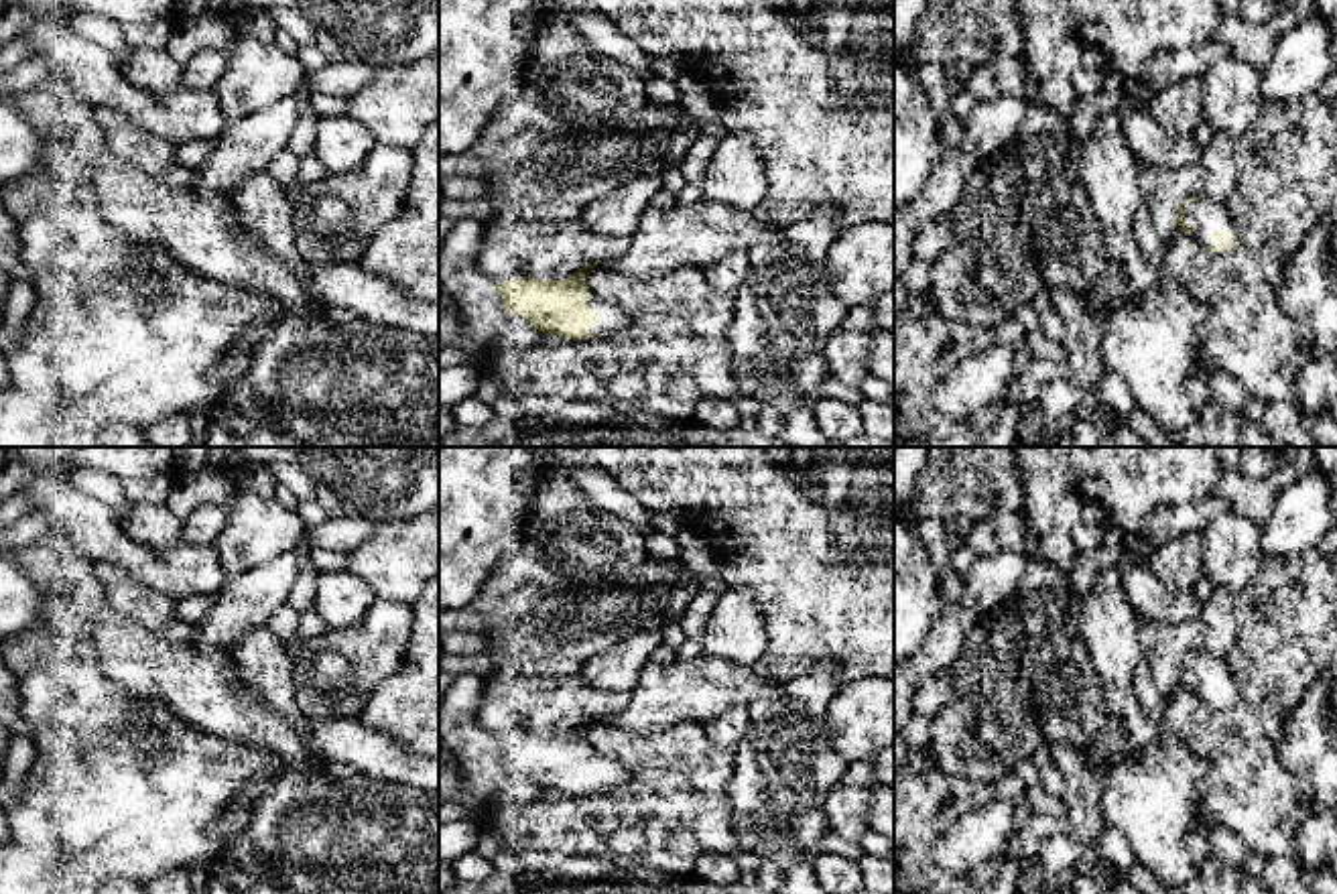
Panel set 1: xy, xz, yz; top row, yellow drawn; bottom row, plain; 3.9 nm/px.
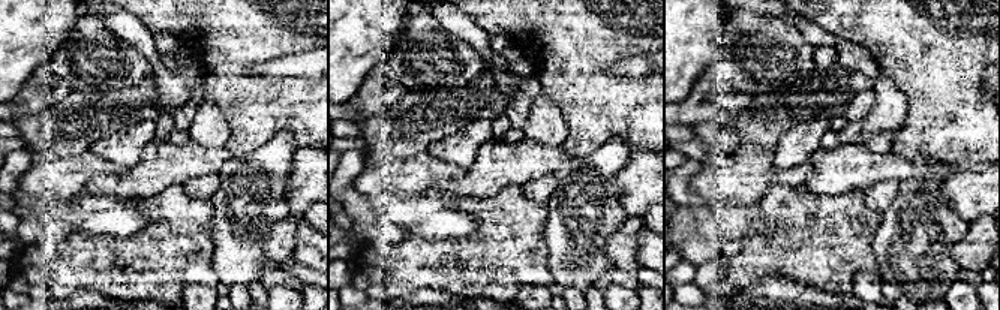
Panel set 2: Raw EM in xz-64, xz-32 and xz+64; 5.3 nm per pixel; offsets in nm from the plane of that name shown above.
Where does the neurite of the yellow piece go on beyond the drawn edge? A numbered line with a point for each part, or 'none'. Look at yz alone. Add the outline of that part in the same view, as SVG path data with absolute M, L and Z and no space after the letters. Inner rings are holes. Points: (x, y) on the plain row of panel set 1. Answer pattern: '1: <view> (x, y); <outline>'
1: yz (1203, 671); M1193 652L1185 673L1193 691L1209 703L1217 703L1211 693L1213 687L1225 687L1225 695L1231 703L1239 699L1235 693L1237 685L1233 683L1231 668L1225 660L1213 658L1207 652Z

